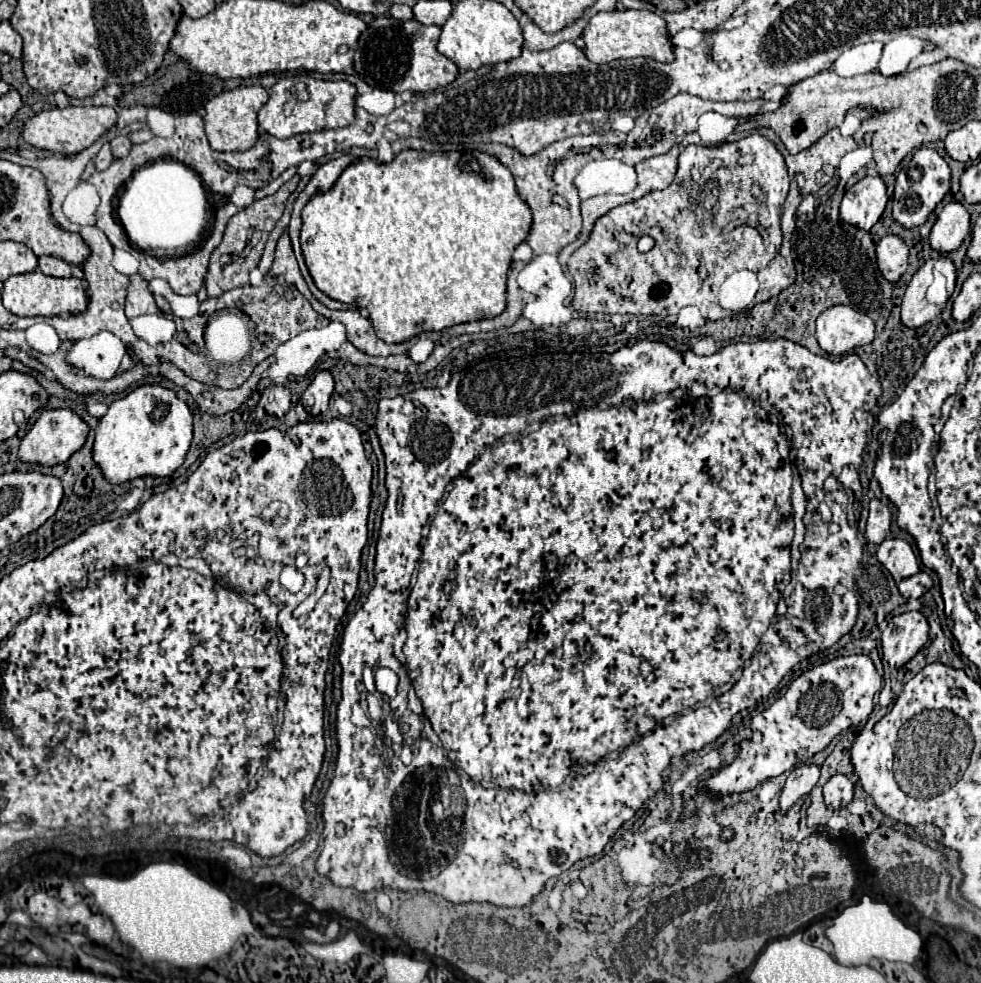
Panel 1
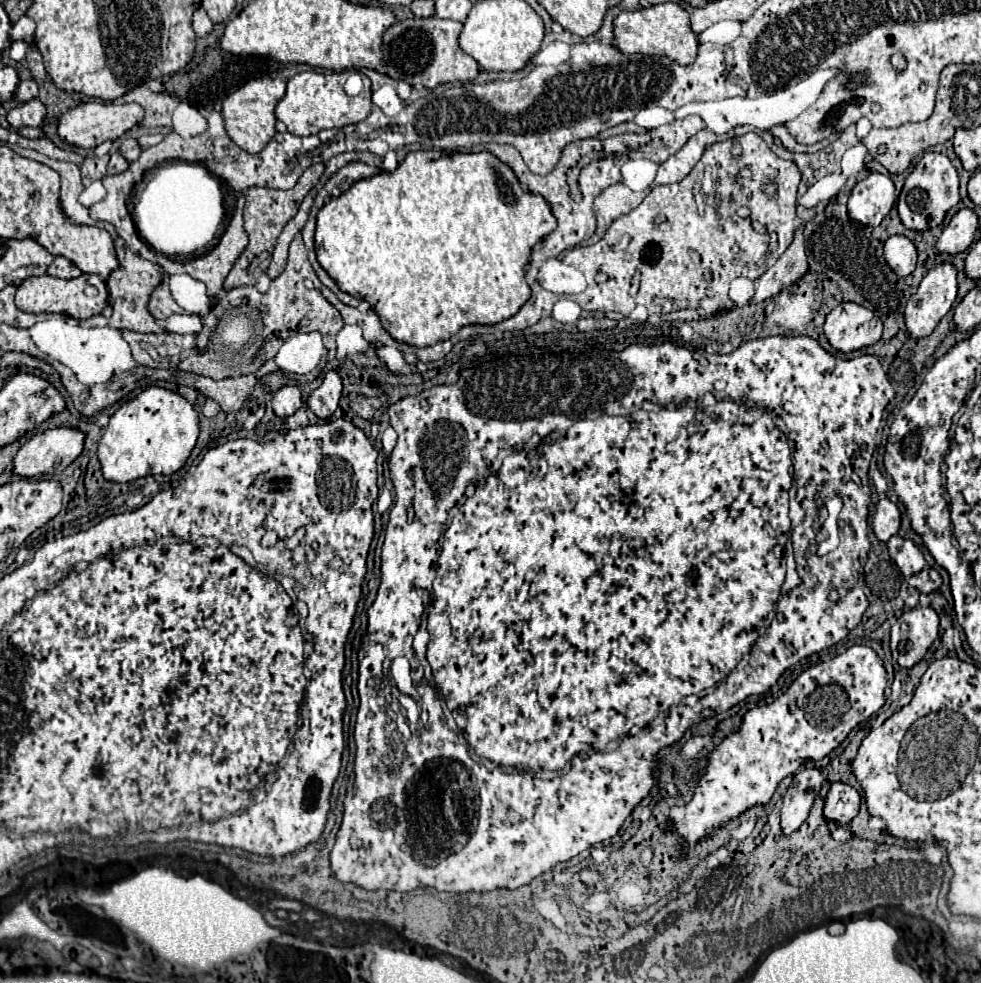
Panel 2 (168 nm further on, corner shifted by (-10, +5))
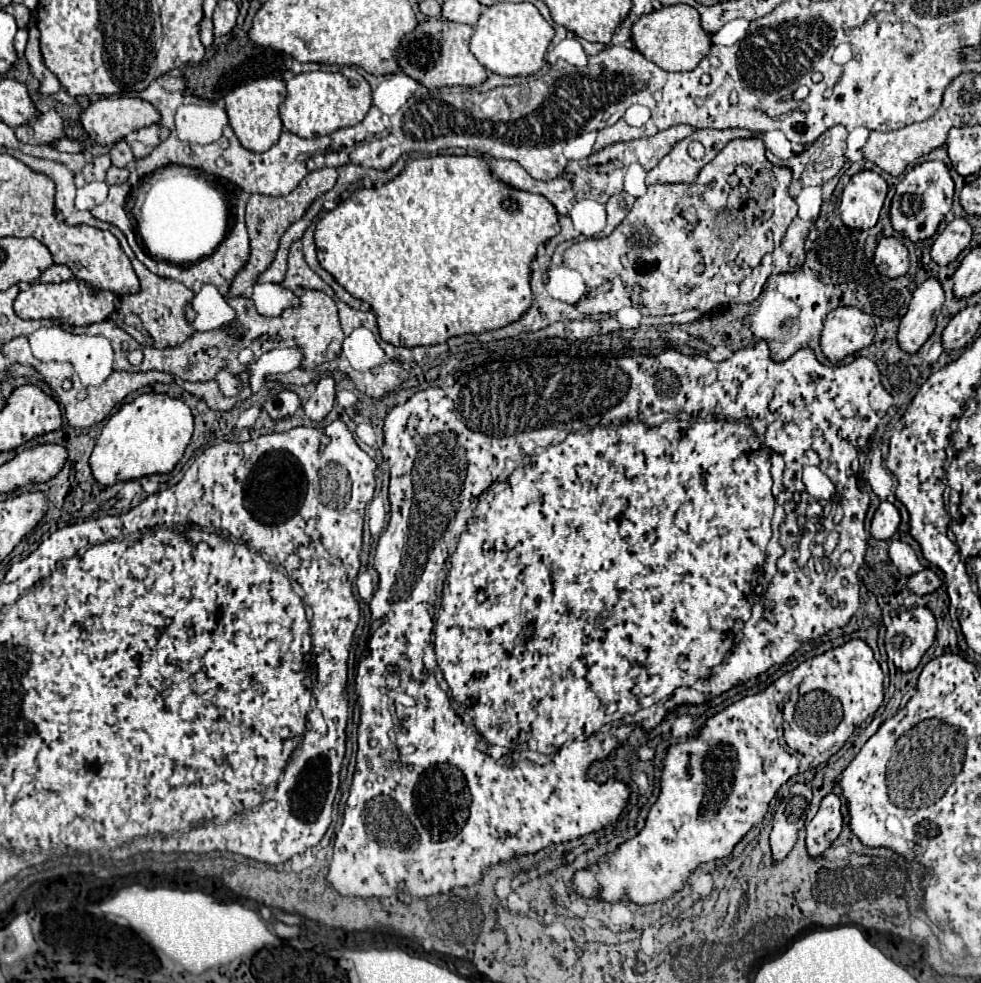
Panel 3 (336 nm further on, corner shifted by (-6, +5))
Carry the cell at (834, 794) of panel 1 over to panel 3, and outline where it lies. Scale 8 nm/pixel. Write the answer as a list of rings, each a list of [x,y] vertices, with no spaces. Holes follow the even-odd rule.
[[[829,793],[821,805],[817,815],[807,823],[807,851],[811,857],[821,855],[841,833],[843,815],[841,815],[841,799],[835,793]]]

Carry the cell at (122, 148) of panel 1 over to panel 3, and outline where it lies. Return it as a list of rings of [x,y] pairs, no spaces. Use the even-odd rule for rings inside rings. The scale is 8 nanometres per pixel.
[[[119,141],[119,143],[115,143],[113,149],[109,151],[109,155],[111,155],[111,163],[113,163],[115,167],[127,167],[129,163],[135,161],[135,157],[133,157],[131,147],[129,147],[127,141]]]

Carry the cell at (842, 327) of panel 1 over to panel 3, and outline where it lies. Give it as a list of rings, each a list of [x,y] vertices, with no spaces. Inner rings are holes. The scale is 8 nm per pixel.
[[[857,307],[833,309],[823,325],[821,349],[829,361],[841,361],[847,355],[869,347],[875,337],[873,319]]]

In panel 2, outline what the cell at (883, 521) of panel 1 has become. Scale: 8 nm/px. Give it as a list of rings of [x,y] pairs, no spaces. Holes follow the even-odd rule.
[[[881,497],[873,515],[873,531],[879,541],[887,541],[893,537],[901,527],[901,513],[895,503],[891,503],[887,497]]]

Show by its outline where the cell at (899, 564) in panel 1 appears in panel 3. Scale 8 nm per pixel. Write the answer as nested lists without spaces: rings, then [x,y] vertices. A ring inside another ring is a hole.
[[[895,539],[889,543],[889,557],[891,557],[893,565],[899,569],[899,573],[905,577],[911,577],[913,573],[919,573],[923,569],[915,551],[903,541]]]

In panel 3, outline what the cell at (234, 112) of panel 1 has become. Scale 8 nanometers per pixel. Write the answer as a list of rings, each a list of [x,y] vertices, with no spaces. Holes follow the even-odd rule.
[[[257,79],[239,89],[233,89],[225,97],[225,111],[229,117],[229,125],[235,131],[241,145],[253,153],[265,153],[271,145],[277,143],[283,125],[279,119],[279,105],[285,101],[287,89],[281,79]]]

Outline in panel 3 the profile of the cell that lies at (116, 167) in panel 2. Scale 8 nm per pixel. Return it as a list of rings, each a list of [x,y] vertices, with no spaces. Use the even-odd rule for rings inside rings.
[[[109,167],[109,171],[107,171],[107,183],[109,185],[113,185],[113,183],[123,183],[123,181],[127,181],[127,177],[129,177],[129,169],[119,169],[119,167]]]

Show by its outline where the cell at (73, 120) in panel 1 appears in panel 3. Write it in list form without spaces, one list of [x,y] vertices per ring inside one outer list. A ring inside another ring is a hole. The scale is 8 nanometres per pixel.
[[[103,97],[87,107],[81,115],[81,125],[85,133],[89,135],[91,141],[99,145],[113,145],[121,141],[125,135],[131,131],[137,131],[141,127],[149,127],[159,121],[159,113],[155,113],[155,107],[143,99],[133,99],[133,97]]]

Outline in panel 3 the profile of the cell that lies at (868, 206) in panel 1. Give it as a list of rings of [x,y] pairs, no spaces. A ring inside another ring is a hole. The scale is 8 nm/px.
[[[861,171],[853,175],[847,187],[843,189],[839,205],[843,223],[851,229],[875,227],[885,195],[887,195],[887,183],[879,173]]]

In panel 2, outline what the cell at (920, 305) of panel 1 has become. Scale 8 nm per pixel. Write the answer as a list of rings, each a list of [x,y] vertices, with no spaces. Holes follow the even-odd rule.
[[[949,265],[933,267],[909,297],[905,307],[905,327],[911,339],[933,333],[941,317],[951,309],[957,297],[957,273]]]

